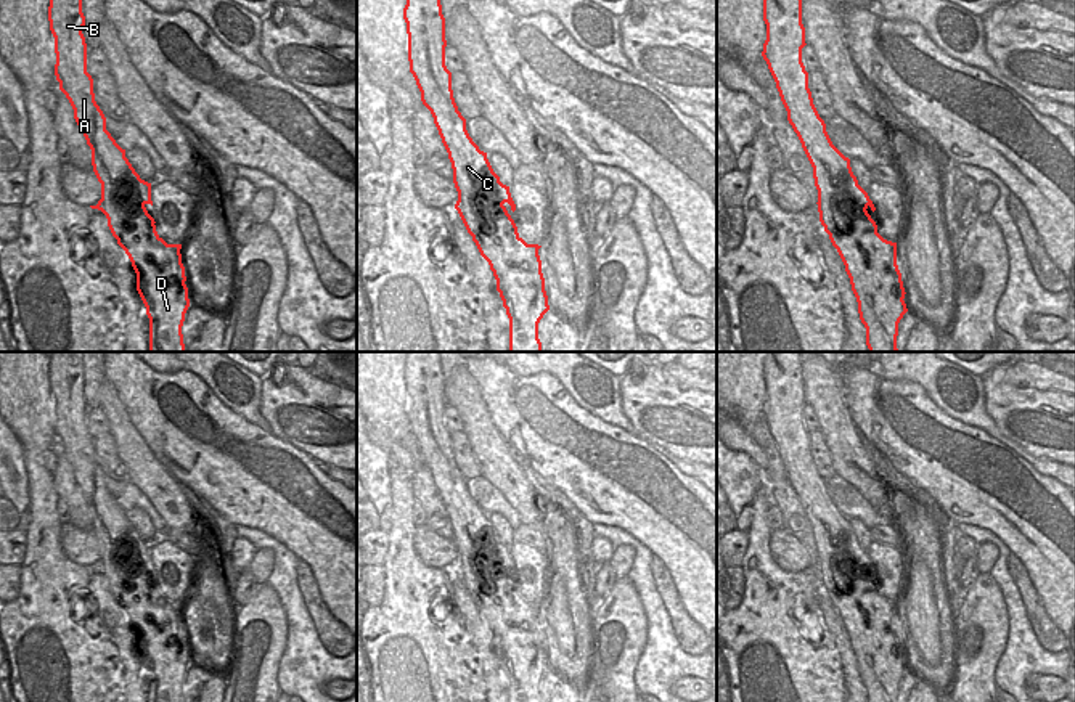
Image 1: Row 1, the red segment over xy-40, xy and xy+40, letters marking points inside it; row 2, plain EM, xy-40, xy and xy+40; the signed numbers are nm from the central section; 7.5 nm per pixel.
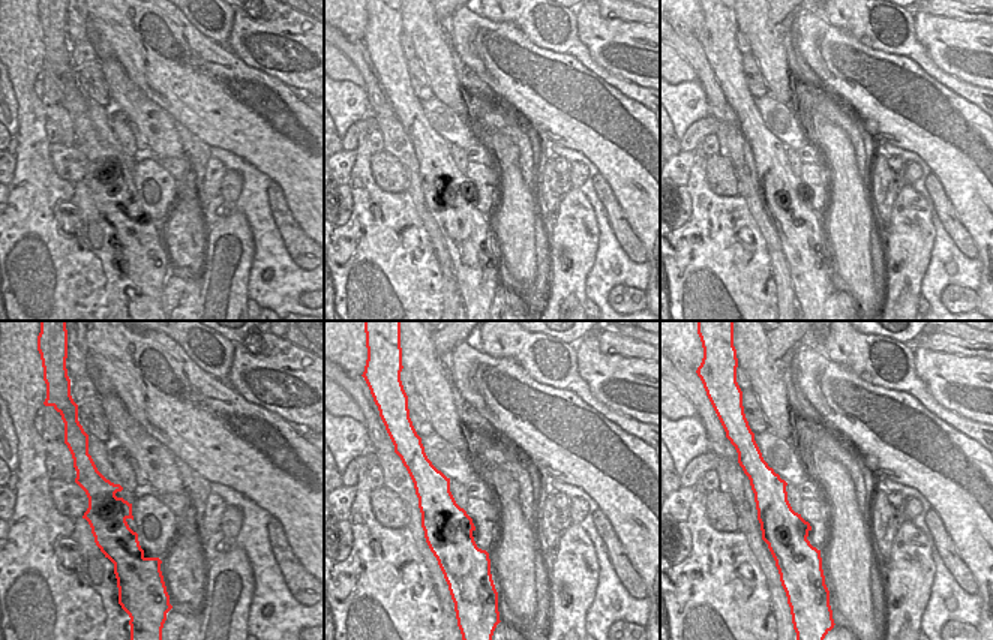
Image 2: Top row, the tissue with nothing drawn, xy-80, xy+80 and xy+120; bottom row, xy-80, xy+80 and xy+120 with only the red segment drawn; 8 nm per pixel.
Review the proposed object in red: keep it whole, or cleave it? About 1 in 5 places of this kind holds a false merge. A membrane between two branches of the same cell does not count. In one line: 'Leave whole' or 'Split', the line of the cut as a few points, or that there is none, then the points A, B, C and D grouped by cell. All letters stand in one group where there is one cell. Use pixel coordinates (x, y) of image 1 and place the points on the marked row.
Leave whole. No split. Groups: A B C D.

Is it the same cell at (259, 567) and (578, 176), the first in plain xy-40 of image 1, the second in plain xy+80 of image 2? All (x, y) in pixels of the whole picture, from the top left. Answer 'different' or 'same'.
same

